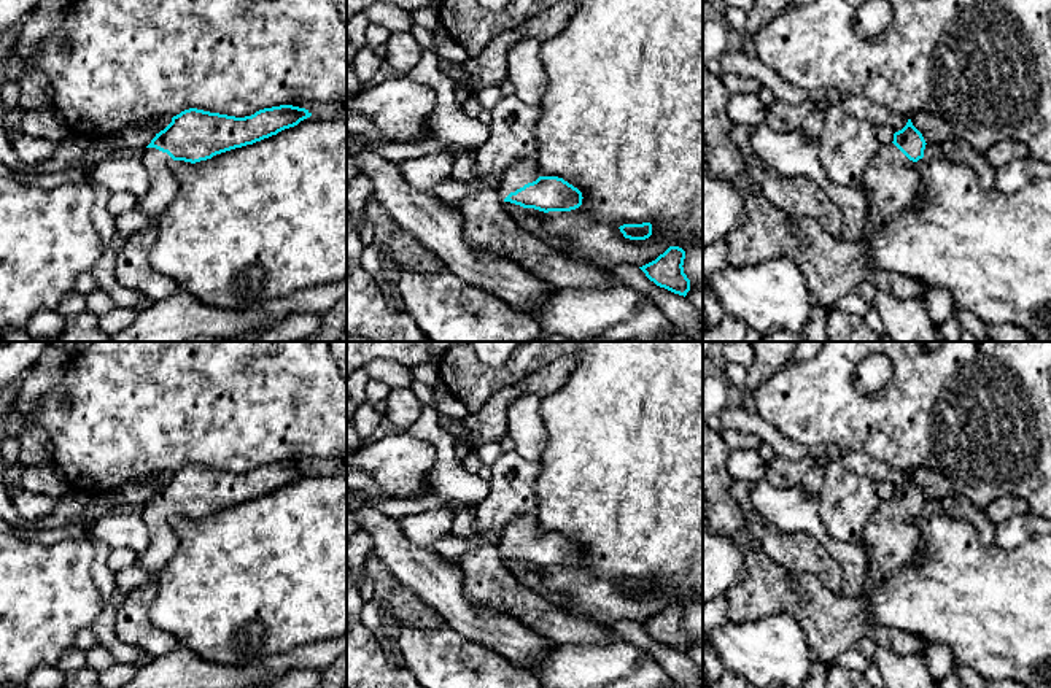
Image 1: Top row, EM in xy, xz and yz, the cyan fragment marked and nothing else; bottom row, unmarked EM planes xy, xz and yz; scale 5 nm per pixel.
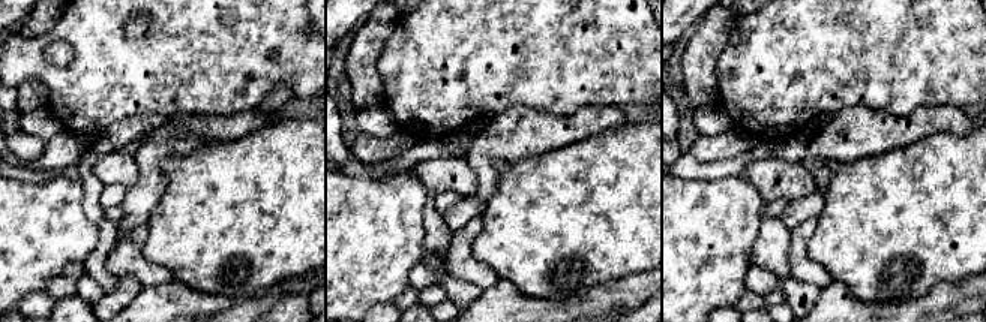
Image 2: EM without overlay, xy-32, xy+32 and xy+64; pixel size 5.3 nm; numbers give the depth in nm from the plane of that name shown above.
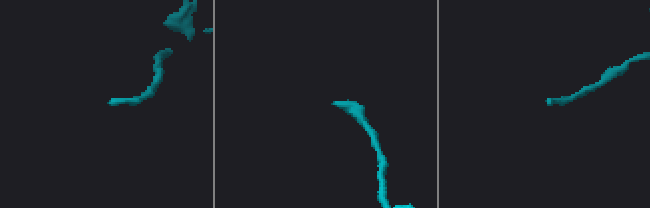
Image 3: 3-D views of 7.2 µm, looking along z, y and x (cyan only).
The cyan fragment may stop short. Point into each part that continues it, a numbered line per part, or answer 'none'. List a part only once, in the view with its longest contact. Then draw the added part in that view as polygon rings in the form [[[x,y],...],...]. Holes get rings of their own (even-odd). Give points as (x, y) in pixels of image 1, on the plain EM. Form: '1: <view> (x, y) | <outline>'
1: xz (523, 526) | [[[536,512],[520,513],[506,524],[502,535],[496,542],[498,550],[504,556],[510,548],[536,537],[539,532],[539,520]]]

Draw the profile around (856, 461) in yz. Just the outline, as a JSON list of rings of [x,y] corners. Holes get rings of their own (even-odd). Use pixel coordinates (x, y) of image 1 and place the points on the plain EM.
[[[847,450],[841,453],[841,462],[847,470],[855,472],[859,475],[865,475],[875,483],[890,481],[895,488],[898,488],[908,478],[906,473],[894,470],[882,461],[878,461],[867,453],[857,450]]]

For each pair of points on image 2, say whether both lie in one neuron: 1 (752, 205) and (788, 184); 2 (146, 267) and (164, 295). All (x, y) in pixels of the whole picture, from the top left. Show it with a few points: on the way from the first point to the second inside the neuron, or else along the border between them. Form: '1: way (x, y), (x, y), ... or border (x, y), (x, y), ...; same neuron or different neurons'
1: border (739, 175), (746, 178), (766, 202); different neurons
2: border (173, 279), (143, 288); different neurons

